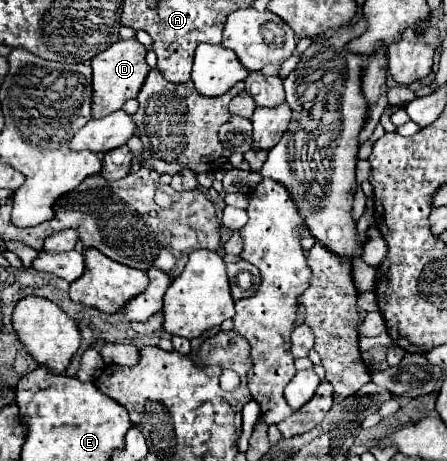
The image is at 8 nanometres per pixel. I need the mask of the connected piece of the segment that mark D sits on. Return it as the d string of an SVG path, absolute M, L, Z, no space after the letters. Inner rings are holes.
M117 40L113 46L103 50L91 60L93 68L93 118L103 118L115 110L119 110L125 100L135 98L149 74L149 66L145 62L147 48L137 40Z

